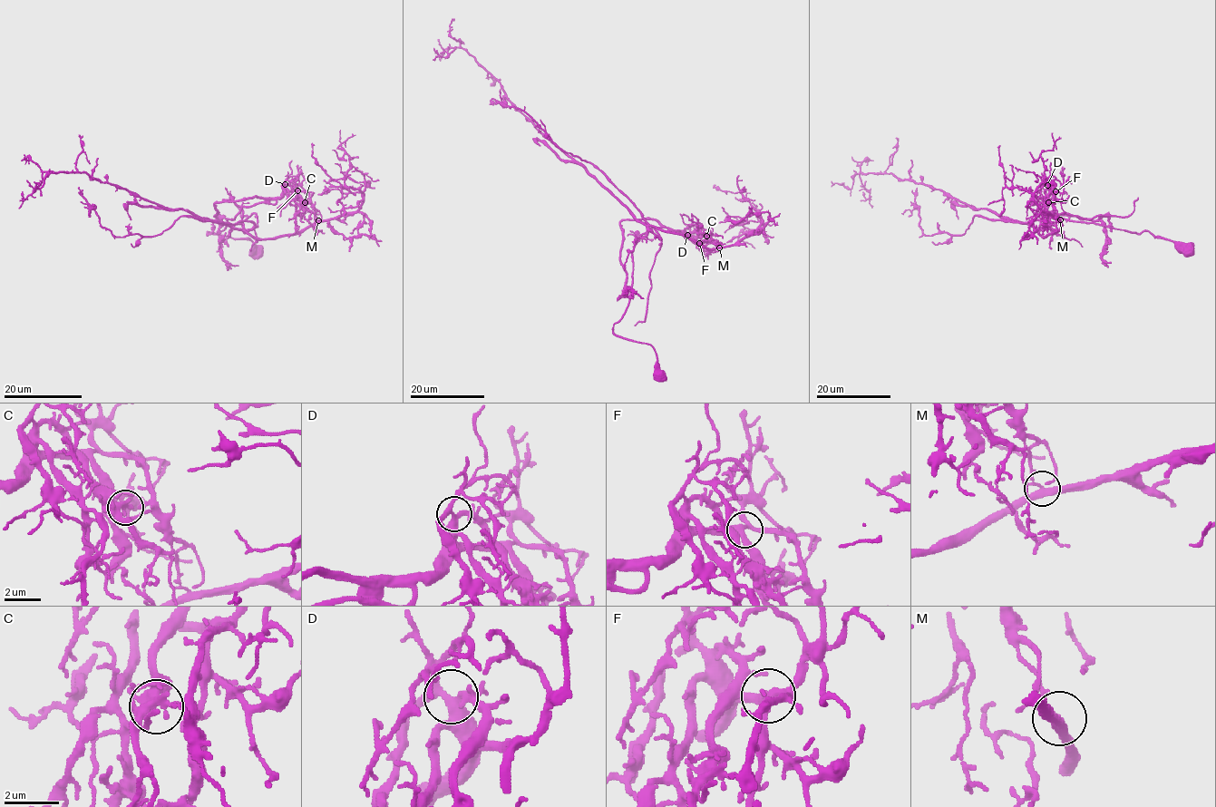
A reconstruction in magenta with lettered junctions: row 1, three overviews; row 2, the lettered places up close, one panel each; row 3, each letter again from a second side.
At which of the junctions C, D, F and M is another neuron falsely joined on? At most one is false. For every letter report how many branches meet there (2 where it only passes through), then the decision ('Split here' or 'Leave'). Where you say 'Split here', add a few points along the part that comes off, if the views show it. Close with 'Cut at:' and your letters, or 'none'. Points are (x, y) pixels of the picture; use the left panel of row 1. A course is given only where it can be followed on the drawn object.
C: Branches: 4. Leave
D: Branches: 5. Leave
F: Branches: 4. Leave
M: Branches: 4. Split here. Course of the part to remove: (318, 221), (309, 195), (287, 190), (277, 199), (243, 206), (223, 229), (208, 232), (248, 238), (256, 256)
Cut at: M

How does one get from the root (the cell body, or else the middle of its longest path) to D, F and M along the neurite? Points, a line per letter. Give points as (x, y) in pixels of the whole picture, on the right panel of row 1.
D: (1190, 250), (1149, 231), (1135, 233), (1053, 218), (1040, 206), (1049, 193), (1047, 185)
F: (1190, 250), (1149, 231), (1135, 233), (1053, 218), (1040, 202), (1055, 191)
M: (1190, 250), (1149, 231), (1053, 218), (1047, 209), (1048, 220), (1039, 233), (1054, 233), (1060, 220)

